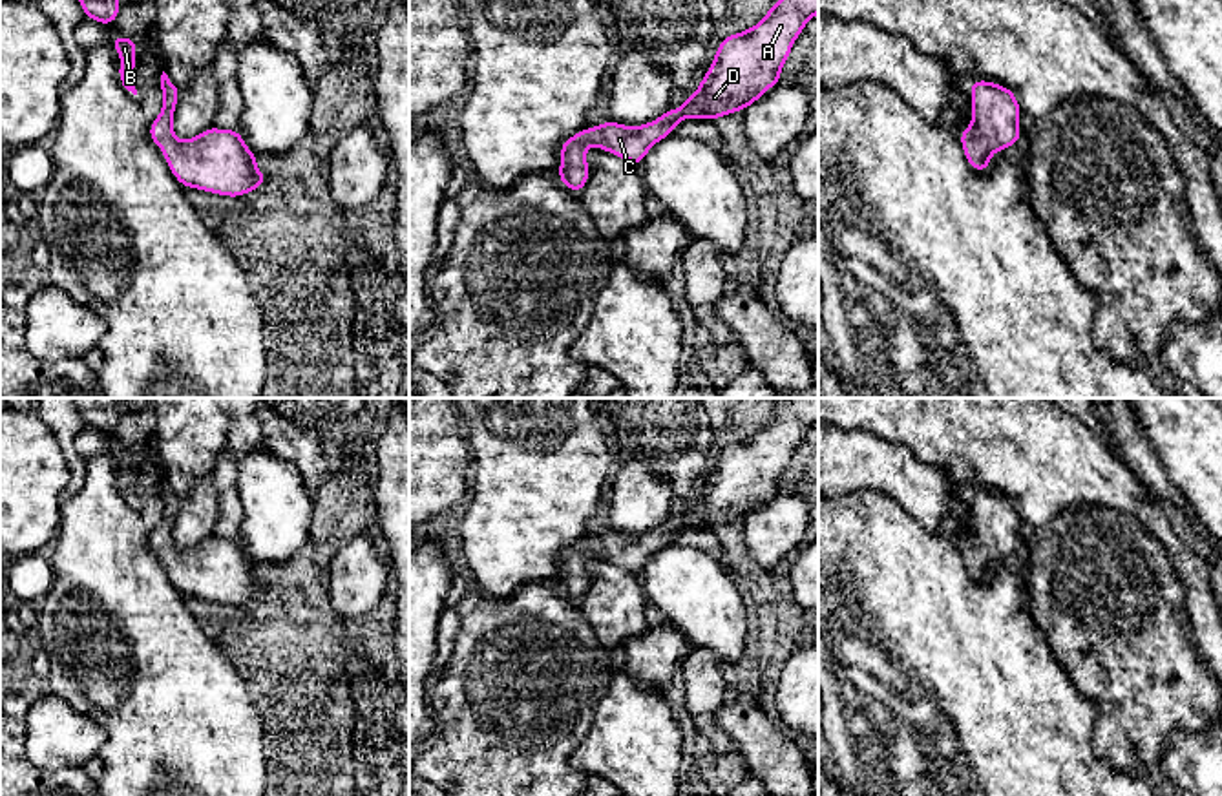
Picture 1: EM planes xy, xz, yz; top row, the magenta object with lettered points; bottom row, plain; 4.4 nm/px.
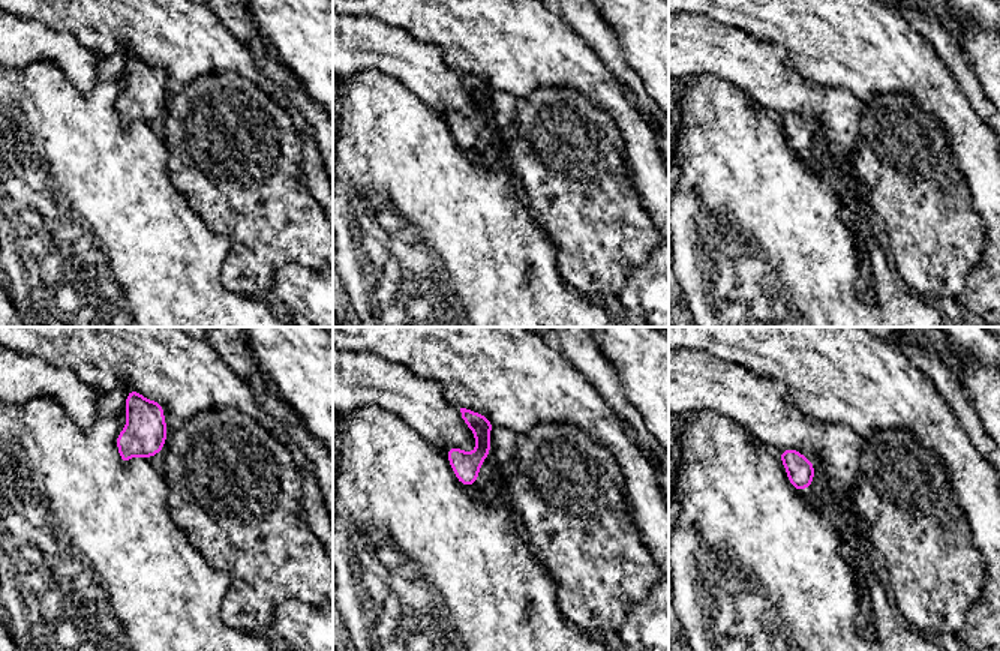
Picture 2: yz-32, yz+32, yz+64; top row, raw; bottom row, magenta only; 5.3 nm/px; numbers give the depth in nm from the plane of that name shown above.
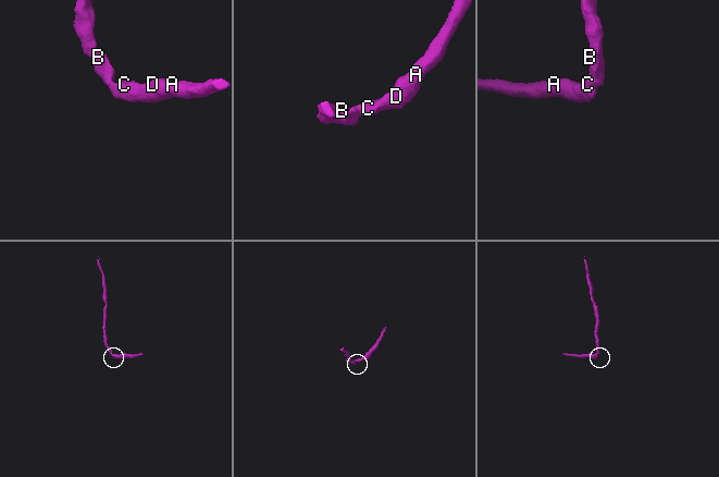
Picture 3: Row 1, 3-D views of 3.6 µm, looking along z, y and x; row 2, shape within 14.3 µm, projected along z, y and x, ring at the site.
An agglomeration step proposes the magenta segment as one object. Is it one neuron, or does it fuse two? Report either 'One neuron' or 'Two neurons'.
One neuron

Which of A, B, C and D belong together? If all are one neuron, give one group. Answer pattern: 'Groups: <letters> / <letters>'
Groups: A B C D

